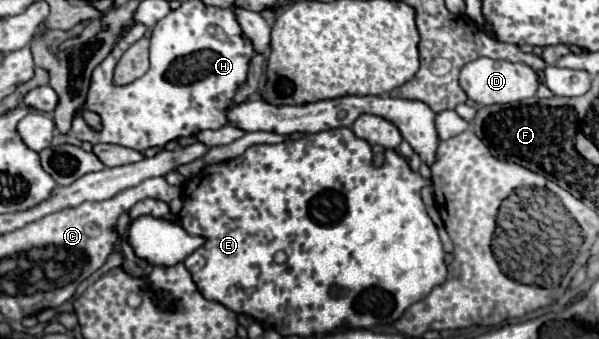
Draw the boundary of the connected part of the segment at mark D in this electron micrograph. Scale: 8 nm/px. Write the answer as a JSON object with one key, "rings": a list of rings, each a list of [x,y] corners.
{"rings":[[[477,58],[461,68],[459,86],[467,94],[469,100],[475,104],[505,104],[505,102],[519,102],[525,98],[535,96],[537,92],[537,72],[525,64],[513,64],[507,60],[491,60],[491,58]]]}

